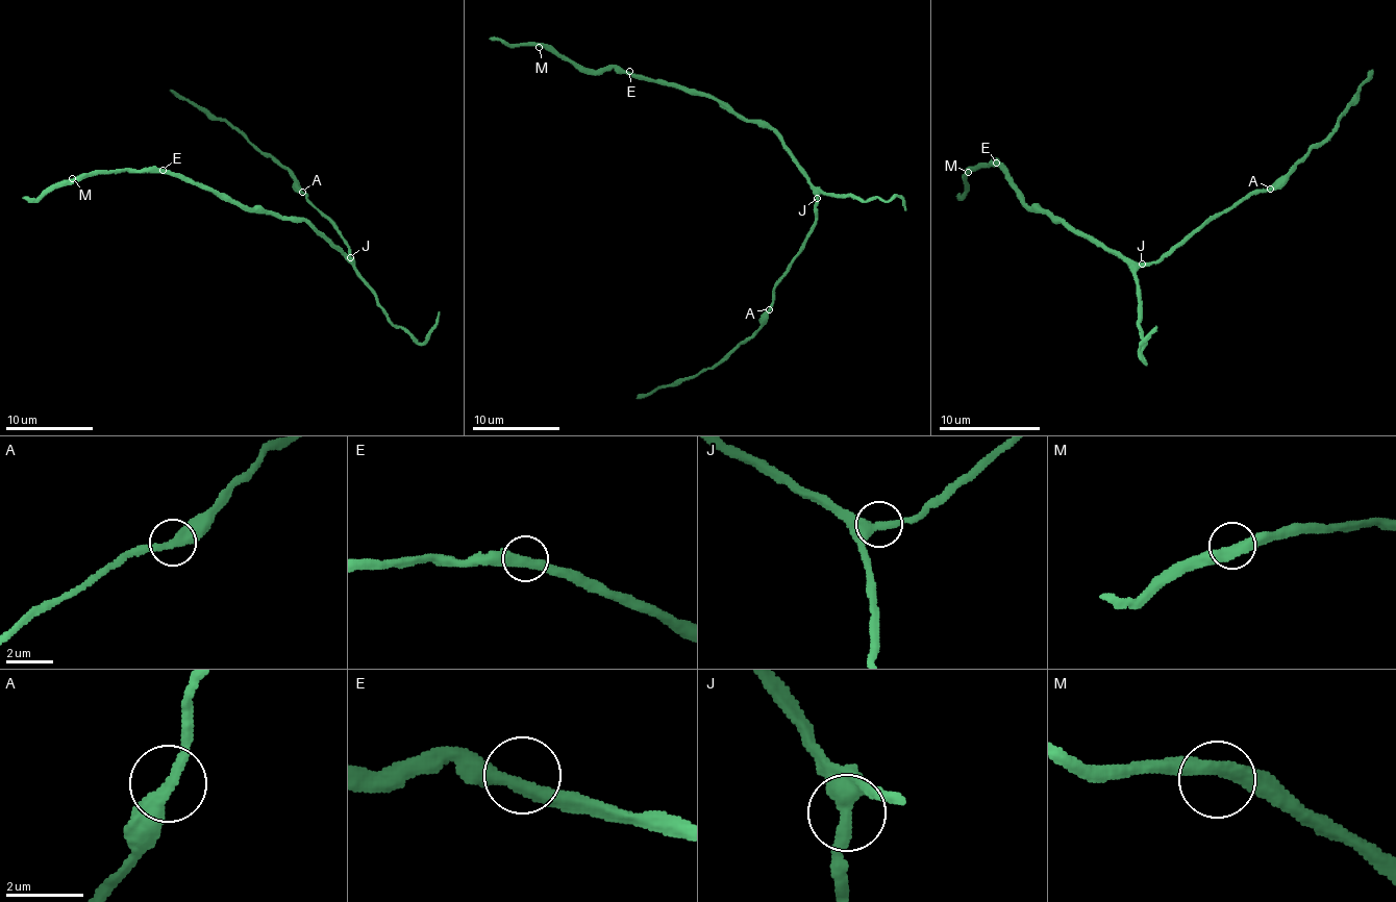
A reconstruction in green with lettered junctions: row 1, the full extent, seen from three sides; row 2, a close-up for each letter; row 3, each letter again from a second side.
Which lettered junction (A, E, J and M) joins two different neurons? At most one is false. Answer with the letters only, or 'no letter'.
no letter

